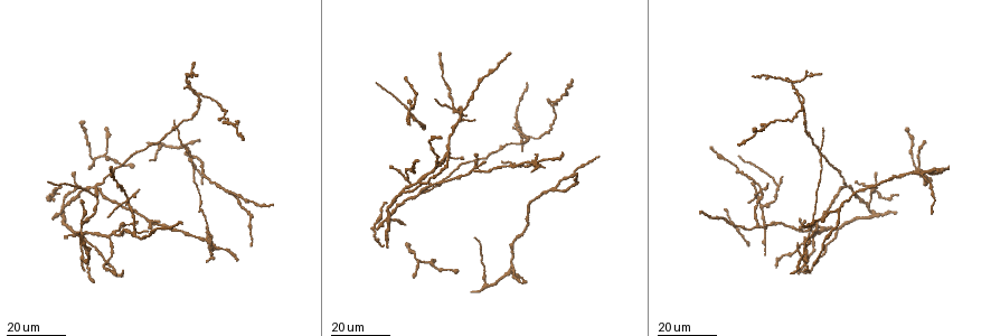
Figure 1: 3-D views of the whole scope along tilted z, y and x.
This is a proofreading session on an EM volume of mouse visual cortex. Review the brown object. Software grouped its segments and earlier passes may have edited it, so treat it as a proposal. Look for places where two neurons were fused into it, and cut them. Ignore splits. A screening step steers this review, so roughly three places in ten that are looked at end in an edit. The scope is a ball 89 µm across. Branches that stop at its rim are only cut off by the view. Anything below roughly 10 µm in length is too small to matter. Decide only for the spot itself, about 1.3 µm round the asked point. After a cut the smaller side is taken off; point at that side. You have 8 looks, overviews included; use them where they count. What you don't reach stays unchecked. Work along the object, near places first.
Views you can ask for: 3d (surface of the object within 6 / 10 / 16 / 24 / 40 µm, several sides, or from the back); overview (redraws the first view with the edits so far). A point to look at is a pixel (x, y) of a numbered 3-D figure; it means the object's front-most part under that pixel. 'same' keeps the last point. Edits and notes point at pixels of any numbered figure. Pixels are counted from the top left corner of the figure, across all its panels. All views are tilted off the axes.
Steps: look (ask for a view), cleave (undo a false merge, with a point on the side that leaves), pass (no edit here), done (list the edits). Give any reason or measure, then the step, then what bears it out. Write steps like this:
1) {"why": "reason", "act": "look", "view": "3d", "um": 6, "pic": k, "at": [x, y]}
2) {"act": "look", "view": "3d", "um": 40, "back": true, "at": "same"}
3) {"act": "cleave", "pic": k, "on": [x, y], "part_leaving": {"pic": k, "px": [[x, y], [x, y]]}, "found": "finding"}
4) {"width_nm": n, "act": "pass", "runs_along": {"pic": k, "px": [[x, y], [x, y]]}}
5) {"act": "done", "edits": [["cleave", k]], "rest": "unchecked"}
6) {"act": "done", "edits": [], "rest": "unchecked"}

{"act": "look", "view": "3d", "um": 24, "pic": 1, "at": [760, 191]}

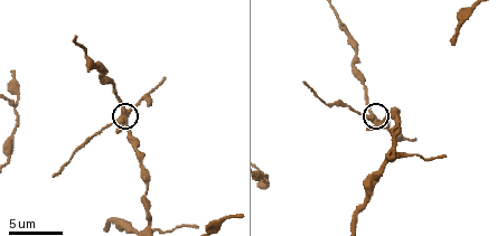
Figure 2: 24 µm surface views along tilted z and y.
{"why": "closer look", "act": "look", "view": "3d", "um": 6, "pic": 2, "at": [367, 117]}

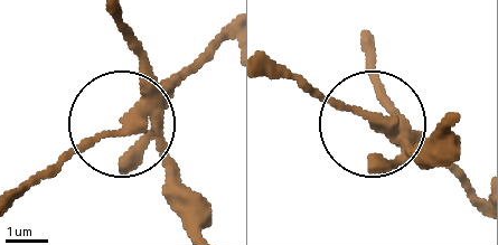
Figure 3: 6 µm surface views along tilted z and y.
{"act": "cleave", "pic": 3, "on": [130, 159], "part_leaving": {"pic": 3, "px": [[151, 104], [25, 187]]}, "found": "two neurons meet here"}

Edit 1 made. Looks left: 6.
{"act": "look", "view": "3d", "um": 16, "pic": 1, "at": [120, 226]}

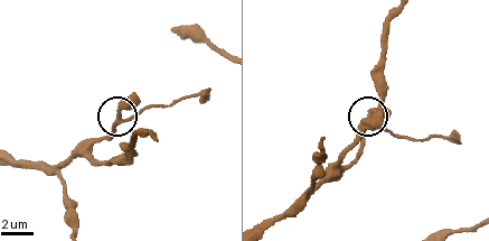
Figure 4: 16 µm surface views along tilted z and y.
{"act": "look", "view": "3d", "um": 10, "pic": 4, "at": [123, 118]}

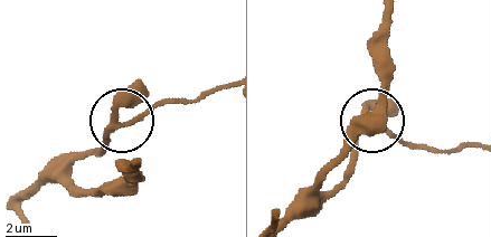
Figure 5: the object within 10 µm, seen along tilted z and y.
{"width_nm": 200, "act": "pass", "runs_along": {"pic": 5, "px": [[34, 190], [154, 104], [178, 100]]}, "found": "all the same neuron"}

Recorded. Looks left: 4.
{"why": "branch point", "act": "look", "view": "3d", "um": 24, "pic": 1, "at": [418, 192]}

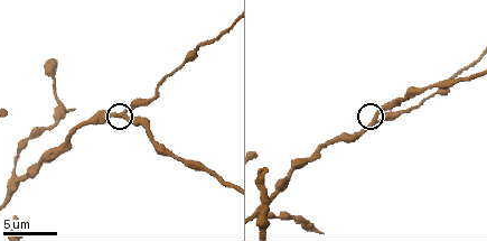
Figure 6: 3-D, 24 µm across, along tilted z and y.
{"why": "zoom in", "act": "look", "view": "3d", "um": 10, "pic": 6, "at": [373, 124]}

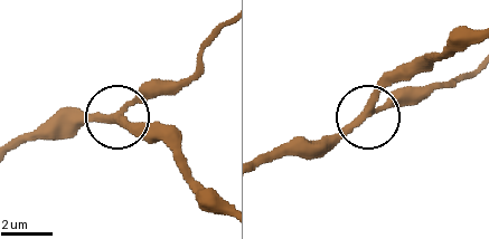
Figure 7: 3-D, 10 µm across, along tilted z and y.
{"width_nm": 250, "act": "pass", "found": "continuous, no second neuron"}

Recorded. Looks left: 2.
{"act": "look", "view": "3d", "um": 6, "pic": 6, "at": [11, 178]}

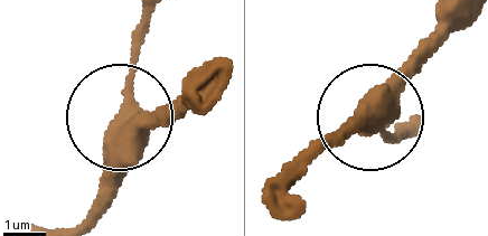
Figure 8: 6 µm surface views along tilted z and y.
{"act": "look", "view": "3d", "um": 6, "back": true, "pic": 8, "at": [126, 117]}

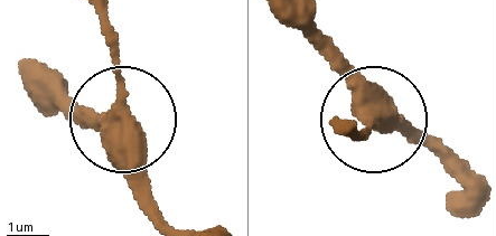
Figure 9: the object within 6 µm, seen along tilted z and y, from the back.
{"act": "pass", "runs_along": {"pic": 9, "px": [[47, 76], [96, 115], [117, 111], [110, 19]]}, "found": "continuous, no second neuron"}

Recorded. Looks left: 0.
{"act": "done", "edits": [["cleave", 3]], "rest": "unchecked"}

